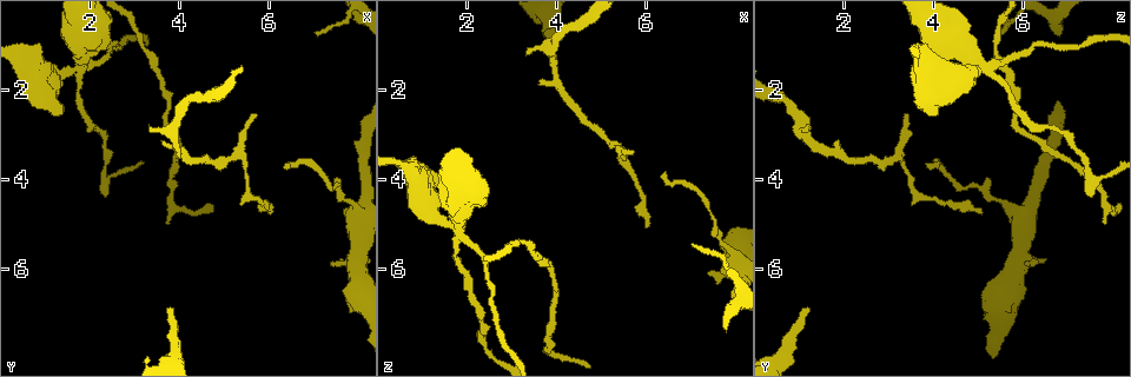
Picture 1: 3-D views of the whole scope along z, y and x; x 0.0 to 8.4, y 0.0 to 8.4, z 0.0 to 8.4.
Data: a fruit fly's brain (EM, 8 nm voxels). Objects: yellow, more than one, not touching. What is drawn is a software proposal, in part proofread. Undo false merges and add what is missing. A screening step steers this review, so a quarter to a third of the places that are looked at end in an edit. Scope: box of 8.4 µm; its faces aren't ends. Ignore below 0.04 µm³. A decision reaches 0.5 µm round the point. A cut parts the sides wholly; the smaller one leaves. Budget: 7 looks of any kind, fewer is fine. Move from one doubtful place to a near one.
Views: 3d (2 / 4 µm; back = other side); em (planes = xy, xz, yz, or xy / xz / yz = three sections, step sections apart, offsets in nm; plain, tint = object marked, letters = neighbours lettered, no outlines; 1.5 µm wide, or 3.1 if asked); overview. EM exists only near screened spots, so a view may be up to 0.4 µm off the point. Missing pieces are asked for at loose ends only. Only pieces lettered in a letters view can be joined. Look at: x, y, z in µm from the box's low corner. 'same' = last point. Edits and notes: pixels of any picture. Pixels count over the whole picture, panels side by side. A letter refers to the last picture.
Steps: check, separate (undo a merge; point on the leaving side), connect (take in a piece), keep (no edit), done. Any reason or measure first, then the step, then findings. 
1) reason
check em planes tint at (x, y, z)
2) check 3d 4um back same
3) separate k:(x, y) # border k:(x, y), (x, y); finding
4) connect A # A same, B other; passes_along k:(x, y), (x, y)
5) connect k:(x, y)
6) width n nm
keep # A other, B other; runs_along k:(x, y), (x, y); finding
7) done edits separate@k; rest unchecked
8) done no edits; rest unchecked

check 3d 4um at (6.45, 3.65, 3.80)

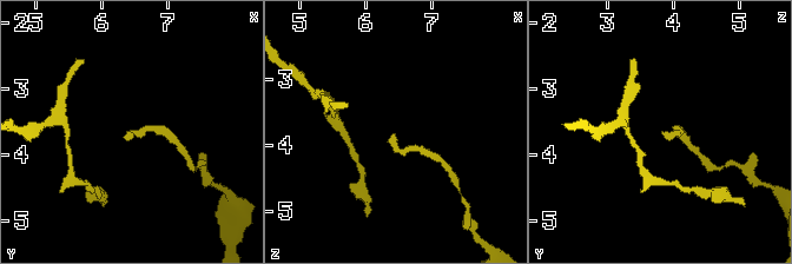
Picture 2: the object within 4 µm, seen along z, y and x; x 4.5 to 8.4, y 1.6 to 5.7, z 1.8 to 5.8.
now the EM
check em planes plain at (6.40, 3.70, 3.80)

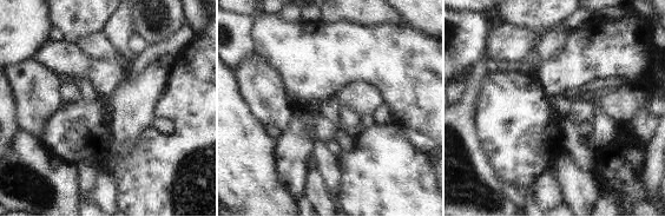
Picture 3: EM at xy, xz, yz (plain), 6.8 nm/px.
check em planes letters same

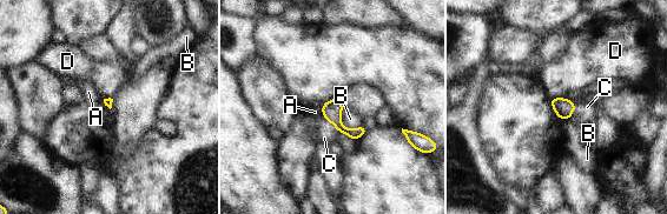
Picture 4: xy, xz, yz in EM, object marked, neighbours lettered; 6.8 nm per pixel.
keep # A other, B other, C other, D other; border 4:(565, 97), (550, 99); no lettered piece goes on from it

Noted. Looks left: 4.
branch stops here
check em planes letters at (6.05, 4.80, 5.05)

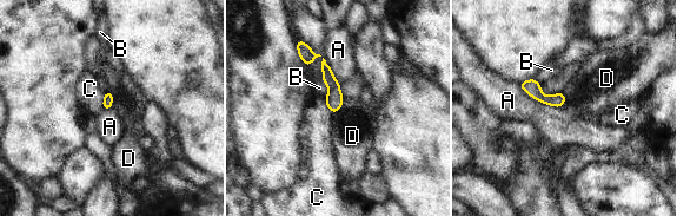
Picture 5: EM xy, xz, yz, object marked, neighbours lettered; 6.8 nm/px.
longest_contact A 340 nm
keep # A other, B other, C other, D other; runs_along 5:(303, 50), (324, 60), (333, 109); no lettered piece goes on from it

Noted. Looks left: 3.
check em planes plain at (1.75, 1.45, 5.15)

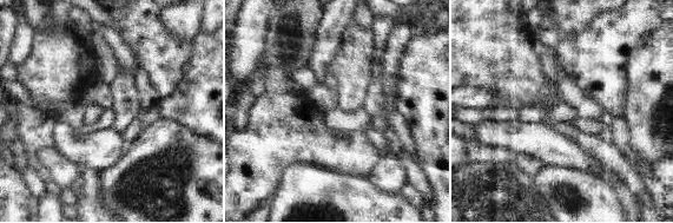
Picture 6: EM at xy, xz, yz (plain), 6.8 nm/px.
see the neighbours
check em planes letters same

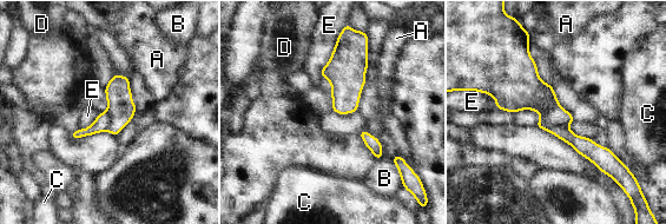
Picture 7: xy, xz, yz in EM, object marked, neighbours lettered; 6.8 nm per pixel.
keep # A other, B other, C other, D other, E other; border 7:(340, 33), (330, 59), (320, 76); continuous, no second neuron

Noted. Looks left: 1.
done no edits; rest unchecked

